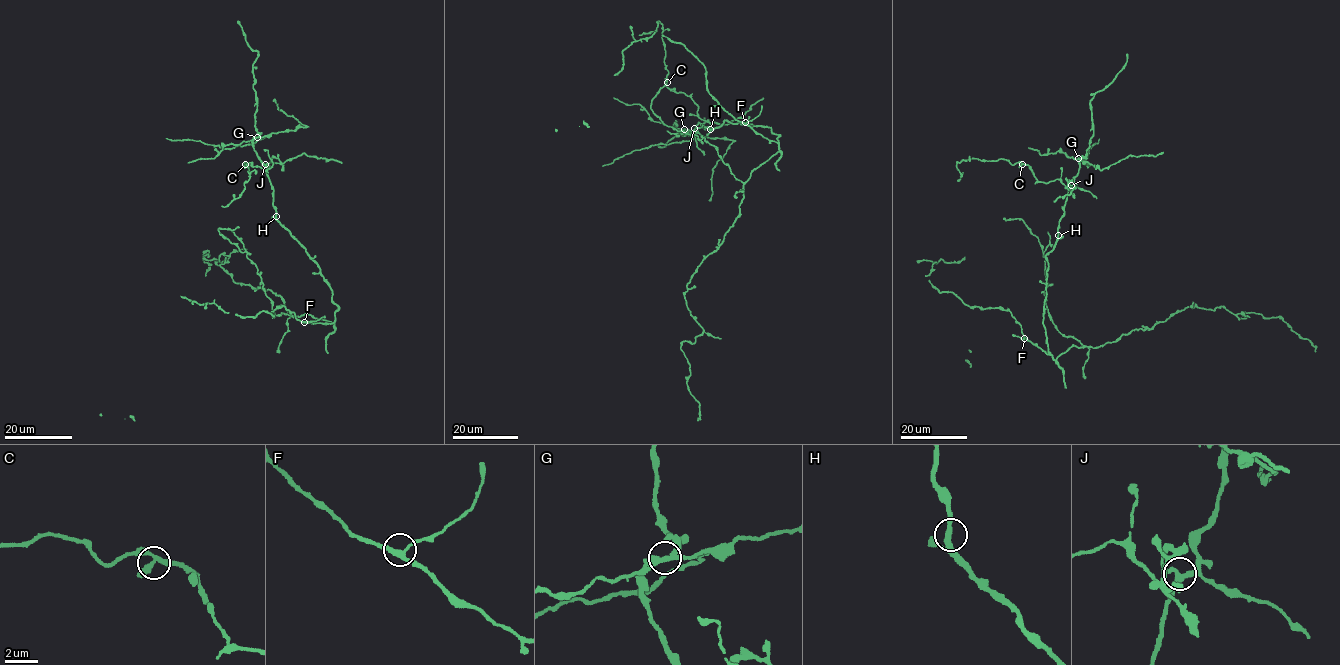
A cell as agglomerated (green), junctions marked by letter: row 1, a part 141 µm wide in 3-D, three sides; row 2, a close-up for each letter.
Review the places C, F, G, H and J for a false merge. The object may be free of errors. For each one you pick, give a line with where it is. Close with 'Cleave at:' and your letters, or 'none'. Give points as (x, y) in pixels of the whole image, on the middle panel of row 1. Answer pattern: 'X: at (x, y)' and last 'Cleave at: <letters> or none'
G: at (684, 129)
Cleave at: G

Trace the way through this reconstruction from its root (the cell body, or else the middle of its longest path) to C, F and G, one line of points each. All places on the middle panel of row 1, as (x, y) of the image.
C: (775, 142), (778, 134), (763, 125), (725, 120), (710, 130), (695, 128), (707, 121), (667, 82)
F: (775, 142), (757, 134), (745, 122)
G: (775, 142), (778, 134), (763, 125), (725, 120), (710, 130), (696, 127), (682, 134), (684, 129)

